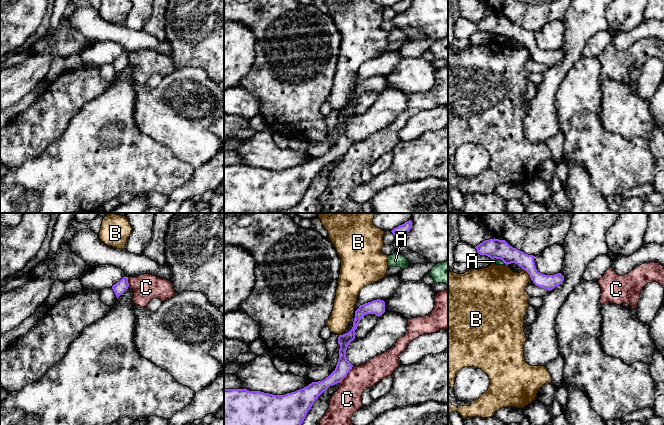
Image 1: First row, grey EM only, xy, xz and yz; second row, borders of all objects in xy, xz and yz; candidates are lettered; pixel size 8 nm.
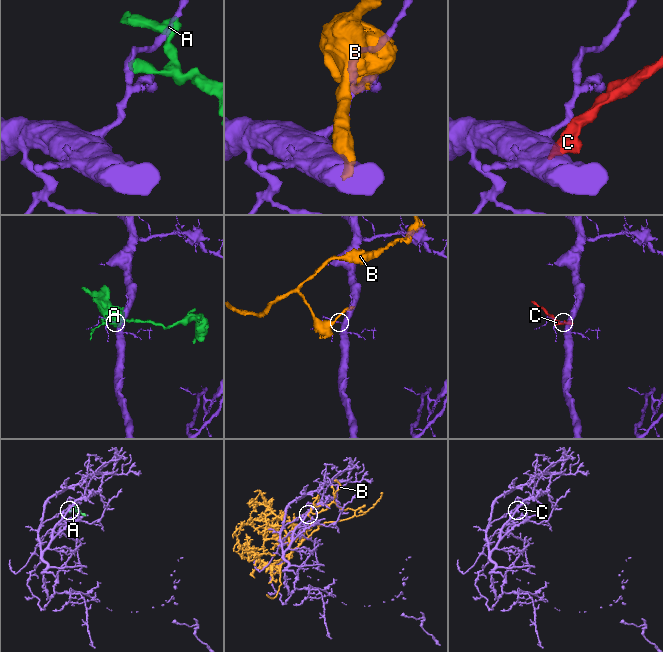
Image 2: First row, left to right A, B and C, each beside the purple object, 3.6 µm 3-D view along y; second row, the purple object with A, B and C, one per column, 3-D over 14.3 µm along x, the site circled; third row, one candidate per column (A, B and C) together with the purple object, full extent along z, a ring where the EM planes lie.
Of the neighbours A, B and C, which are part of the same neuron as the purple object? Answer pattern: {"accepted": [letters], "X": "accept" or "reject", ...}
{"accepted": [], "A": "reject", "B": "reject", "C": "reject"}

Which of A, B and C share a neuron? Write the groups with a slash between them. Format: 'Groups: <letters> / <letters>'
Groups: A / B / C

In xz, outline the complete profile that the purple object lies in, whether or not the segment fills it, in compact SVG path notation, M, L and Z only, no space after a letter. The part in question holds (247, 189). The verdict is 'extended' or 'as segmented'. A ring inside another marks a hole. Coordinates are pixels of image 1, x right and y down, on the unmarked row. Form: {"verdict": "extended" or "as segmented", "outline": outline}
{"verdict": "as segmented", "outline": "M377 75L360 81L355 87L352 105L339 111L339 135L335 146L324 156L312 158L308 162L285 171L273 171L247 165L224 165L224 213L270 213L290 209L303 199L316 175L330 162L340 159L353 141L346 134L347 122L355 115L355 106L361 94L367 90L381 92L385 88L385 78Z"}

